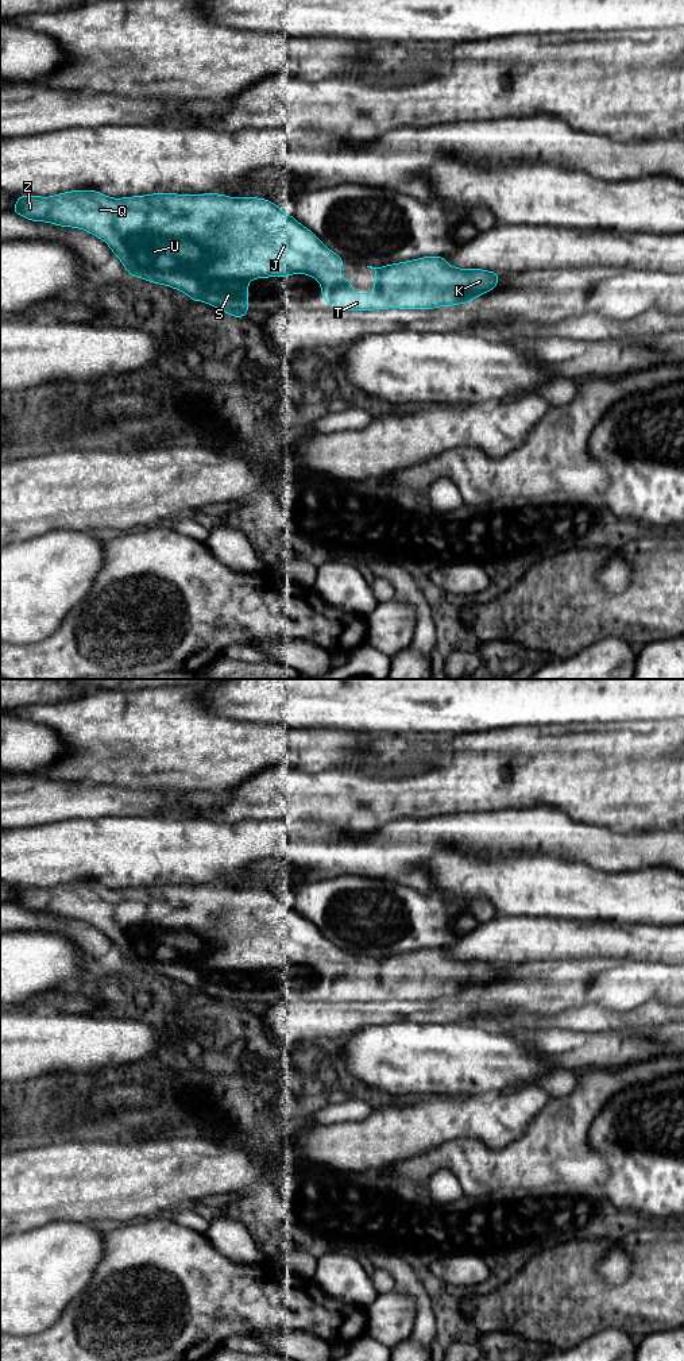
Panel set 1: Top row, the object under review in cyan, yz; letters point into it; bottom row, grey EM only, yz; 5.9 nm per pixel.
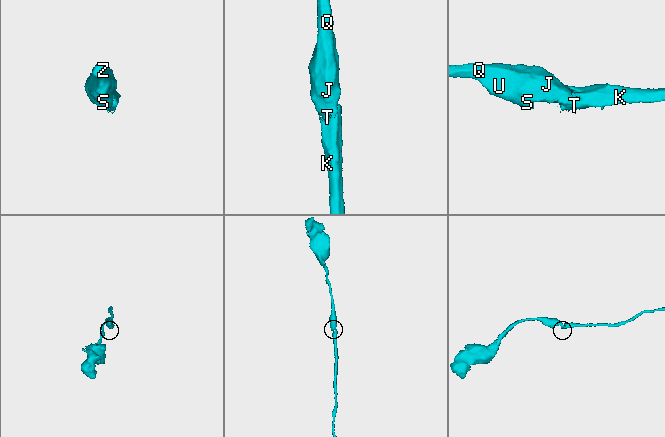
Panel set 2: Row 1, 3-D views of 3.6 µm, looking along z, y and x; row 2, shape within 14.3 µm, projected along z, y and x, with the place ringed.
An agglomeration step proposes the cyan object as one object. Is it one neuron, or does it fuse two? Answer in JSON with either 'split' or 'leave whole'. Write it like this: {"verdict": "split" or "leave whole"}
{"verdict": "leave whole"}

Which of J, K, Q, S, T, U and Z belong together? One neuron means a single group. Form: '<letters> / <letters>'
J K Q S T U Z

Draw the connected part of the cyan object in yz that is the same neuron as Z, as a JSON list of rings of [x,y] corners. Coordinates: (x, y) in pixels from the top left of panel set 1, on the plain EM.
[[[72,882],[67,884],[58,884],[51,888],[39,888],[39,887],[18,887],[16,898],[11,902],[18,905],[31,913],[47,913],[51,915],[57,915],[61,918],[74,918],[80,921],[85,921],[94,928],[103,930],[112,941],[112,944],[121,952],[123,957],[128,963],[130,967],[139,968],[142,971],[167,976],[177,982],[186,984],[190,991],[193,992],[204,992],[212,998],[216,998],[229,1007],[235,1009],[244,1009],[248,1005],[248,972],[254,969],[266,969],[266,968],[286,968],[290,965],[308,965],[316,969],[322,982],[321,987],[325,990],[325,995],[332,996],[335,1002],[374,1002],[374,1000],[386,1000],[386,999],[402,999],[402,1000],[433,1000],[437,998],[452,998],[457,995],[468,995],[475,988],[482,987],[492,982],[496,976],[499,976],[498,963],[487,963],[482,960],[459,960],[448,956],[441,948],[424,948],[416,952],[407,952],[394,956],[387,956],[382,959],[372,959],[375,961],[375,978],[370,986],[359,986],[353,984],[351,980],[353,975],[347,972],[340,967],[340,960],[343,957],[344,951],[331,942],[326,937],[324,937],[320,930],[308,919],[301,917],[293,907],[285,905],[279,898],[277,898],[270,891],[263,891],[258,888],[241,888],[241,890],[232,890],[225,886],[216,886],[216,884],[205,884],[197,887],[189,886],[175,886],[175,884],[154,884],[146,887],[134,887],[134,888],[124,888],[124,890],[111,890],[97,882]]]

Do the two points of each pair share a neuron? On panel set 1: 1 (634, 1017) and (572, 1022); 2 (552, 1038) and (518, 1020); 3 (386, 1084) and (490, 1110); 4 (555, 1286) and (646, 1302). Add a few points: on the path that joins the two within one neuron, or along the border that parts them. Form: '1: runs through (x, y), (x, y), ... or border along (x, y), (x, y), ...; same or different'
1: runs through (619, 1020), (587, 1020); same
2: border along (561, 1028), (513, 1028), (510, 1030); different
3: border along (464, 1095), (418, 1095), (401, 1099); different
4: runs through (578, 1302), (623, 1302); same

